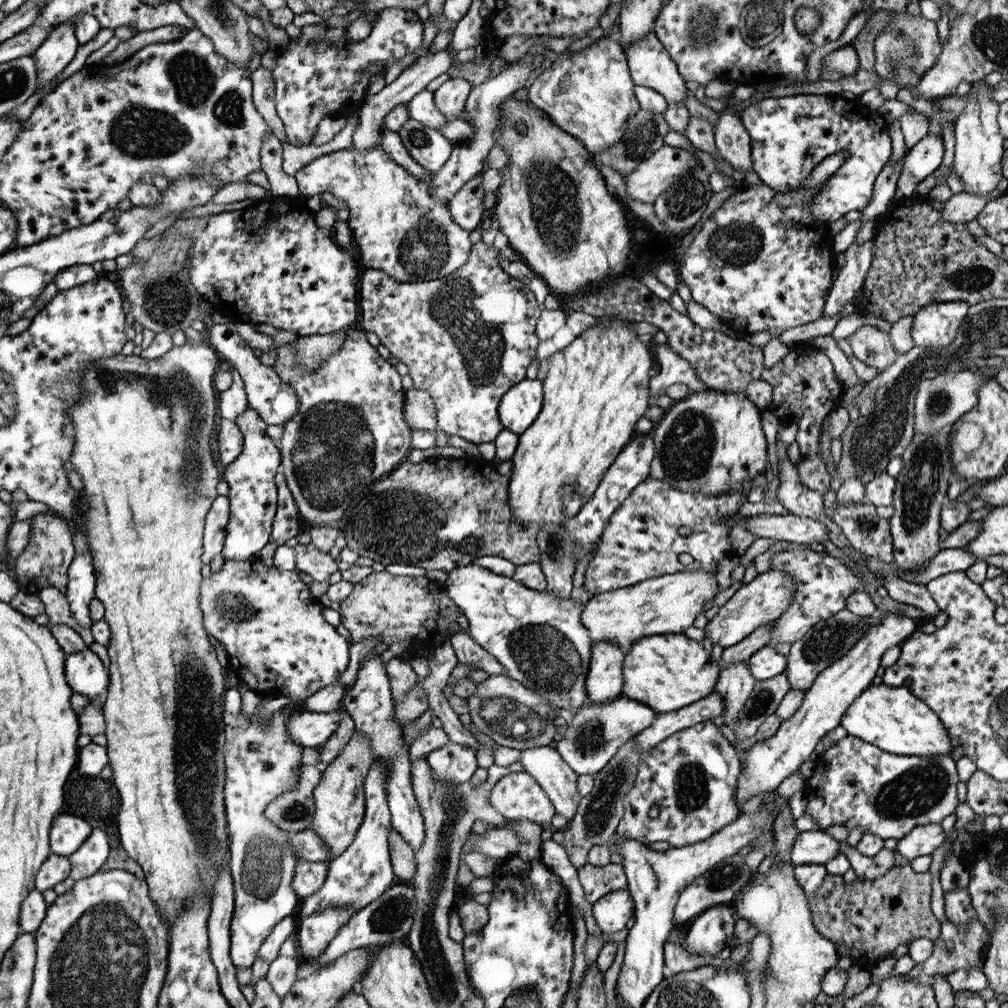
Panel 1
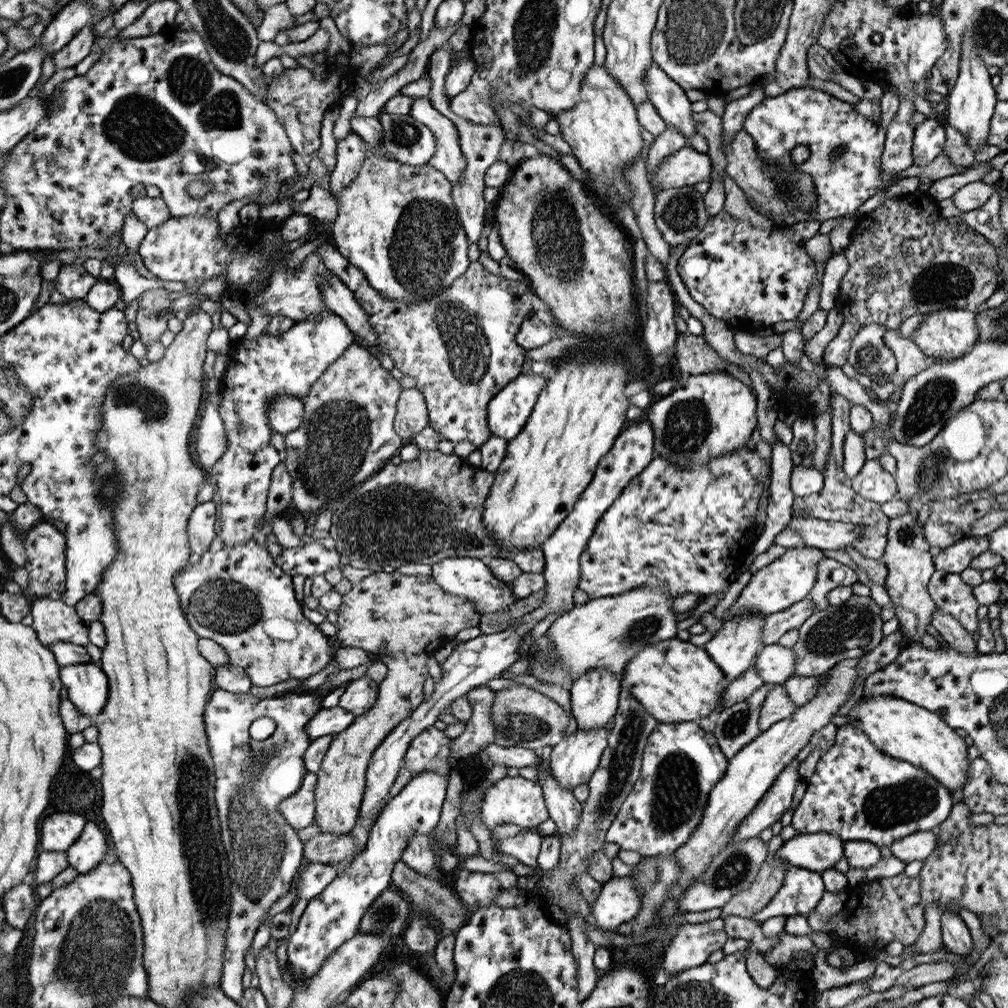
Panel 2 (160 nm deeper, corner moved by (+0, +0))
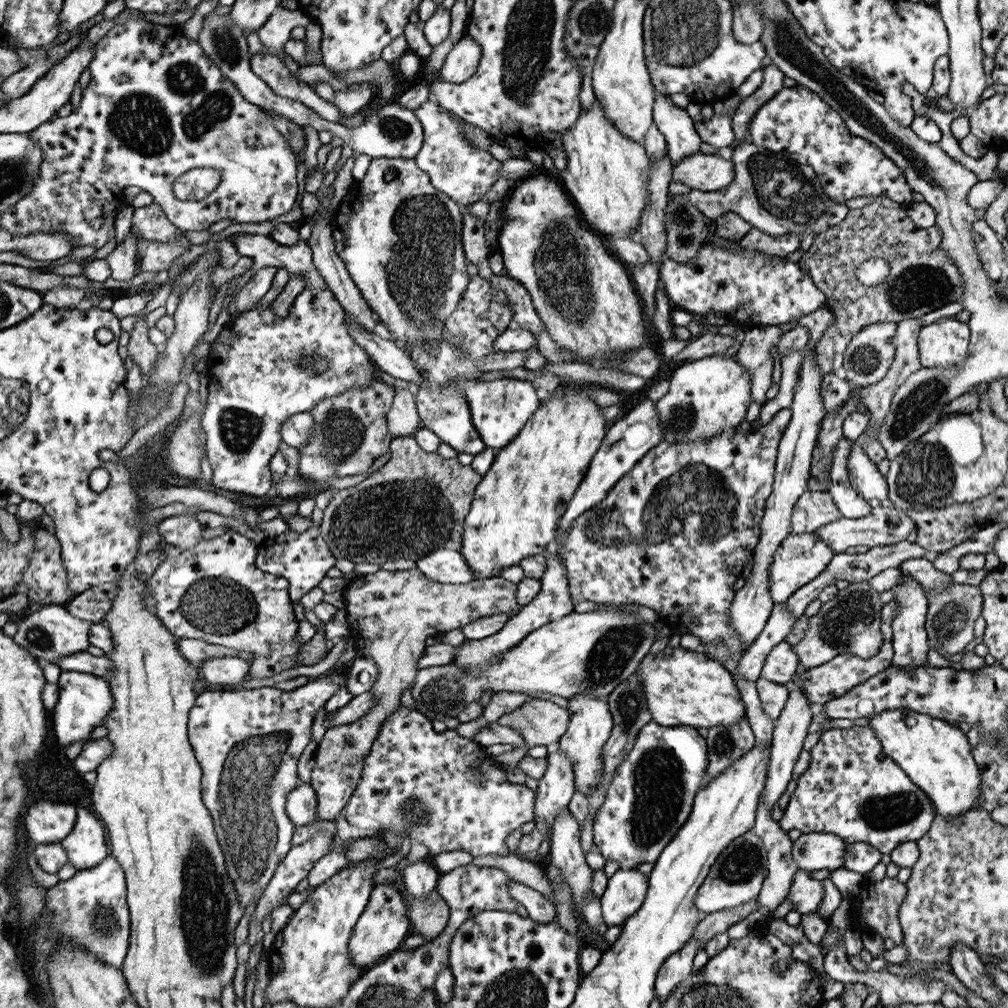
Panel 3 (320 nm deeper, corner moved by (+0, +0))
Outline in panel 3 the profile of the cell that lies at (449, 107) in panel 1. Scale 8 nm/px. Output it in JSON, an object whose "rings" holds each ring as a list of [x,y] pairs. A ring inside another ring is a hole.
{"rings":[[[466,34],[447,54],[446,62],[438,75],[446,82],[464,82],[477,71],[480,59],[481,46]]]}

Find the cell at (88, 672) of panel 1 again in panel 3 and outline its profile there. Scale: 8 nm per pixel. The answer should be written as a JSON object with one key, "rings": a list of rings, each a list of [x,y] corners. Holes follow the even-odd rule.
{"rings":[[[61,668],[60,680],[58,680],[59,690],[57,705],[51,710],[53,715],[53,733],[59,747],[67,748],[74,742],[86,741],[90,732],[96,726],[104,724],[110,711],[113,710],[114,697],[112,686],[106,679],[96,677],[92,673],[69,671]]]}

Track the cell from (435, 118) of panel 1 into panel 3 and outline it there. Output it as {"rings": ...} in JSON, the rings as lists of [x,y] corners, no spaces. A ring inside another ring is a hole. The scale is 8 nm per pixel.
{"rings":[[[433,99],[413,111],[424,132],[424,144],[414,158],[418,168],[428,174],[434,188],[444,192],[444,195],[459,206],[465,207],[482,201],[486,192],[498,179],[498,173],[502,169],[501,162],[493,158],[489,152],[470,144],[470,141],[466,140],[465,128],[459,117],[447,113],[447,110],[438,106]]]}

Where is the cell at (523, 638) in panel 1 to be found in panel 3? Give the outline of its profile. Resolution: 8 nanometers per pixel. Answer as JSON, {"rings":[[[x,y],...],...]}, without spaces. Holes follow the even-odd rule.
{"rings":[[[434,551],[419,558],[416,563],[417,569],[434,582],[462,584],[478,579],[465,563],[460,551]]]}

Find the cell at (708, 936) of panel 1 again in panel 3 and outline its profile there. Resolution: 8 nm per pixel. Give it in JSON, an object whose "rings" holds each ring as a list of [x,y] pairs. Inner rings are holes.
{"rings":[[[691,938],[678,952],[671,954],[659,968],[655,980],[655,993],[661,1004],[671,992],[693,973],[692,961],[695,954],[705,948],[707,942]]]}

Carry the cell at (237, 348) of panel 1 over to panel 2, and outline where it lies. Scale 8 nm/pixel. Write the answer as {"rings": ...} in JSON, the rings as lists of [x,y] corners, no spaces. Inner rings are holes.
{"rings":[[[282,394],[269,404],[269,422],[283,436],[294,432],[303,422],[303,402],[295,396]]]}

